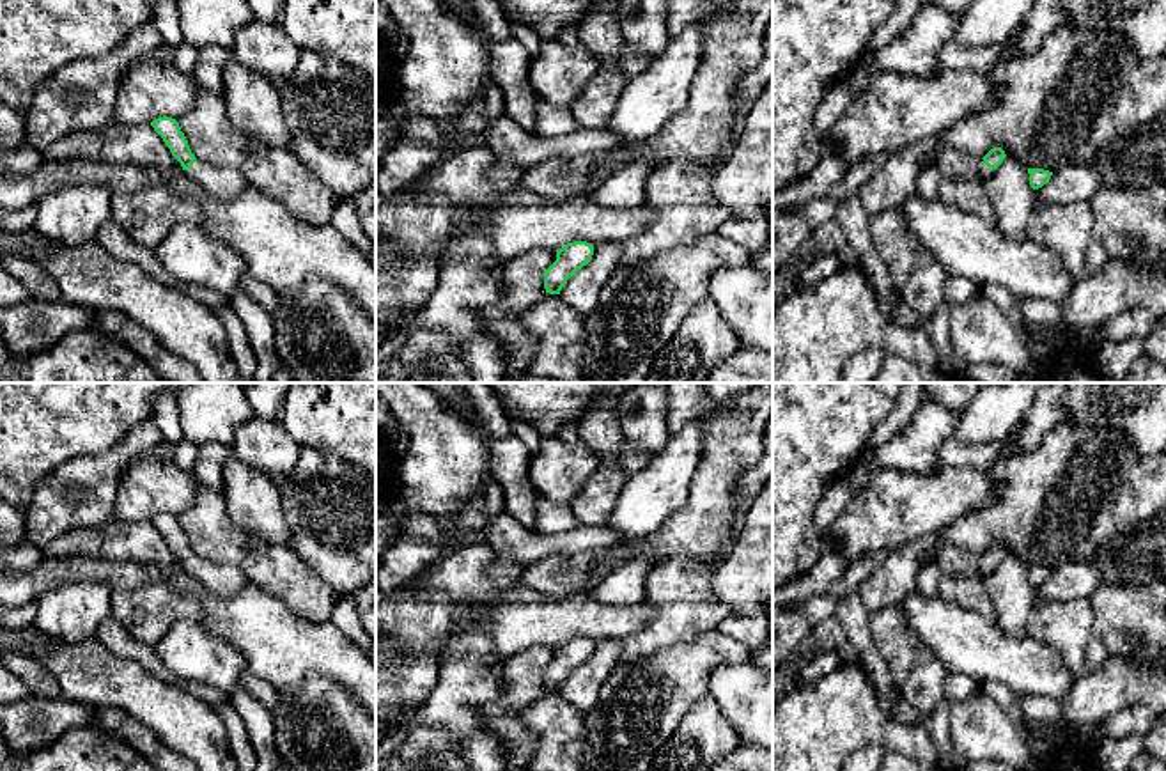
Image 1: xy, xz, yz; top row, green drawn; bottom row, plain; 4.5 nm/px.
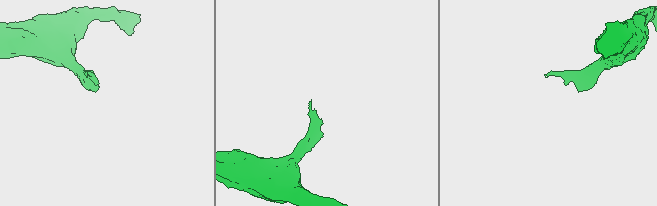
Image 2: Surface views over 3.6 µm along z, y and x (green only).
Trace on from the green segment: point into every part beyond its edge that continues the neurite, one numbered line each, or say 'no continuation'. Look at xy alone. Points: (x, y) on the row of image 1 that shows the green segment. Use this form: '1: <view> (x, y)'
1: xy (225, 183)

